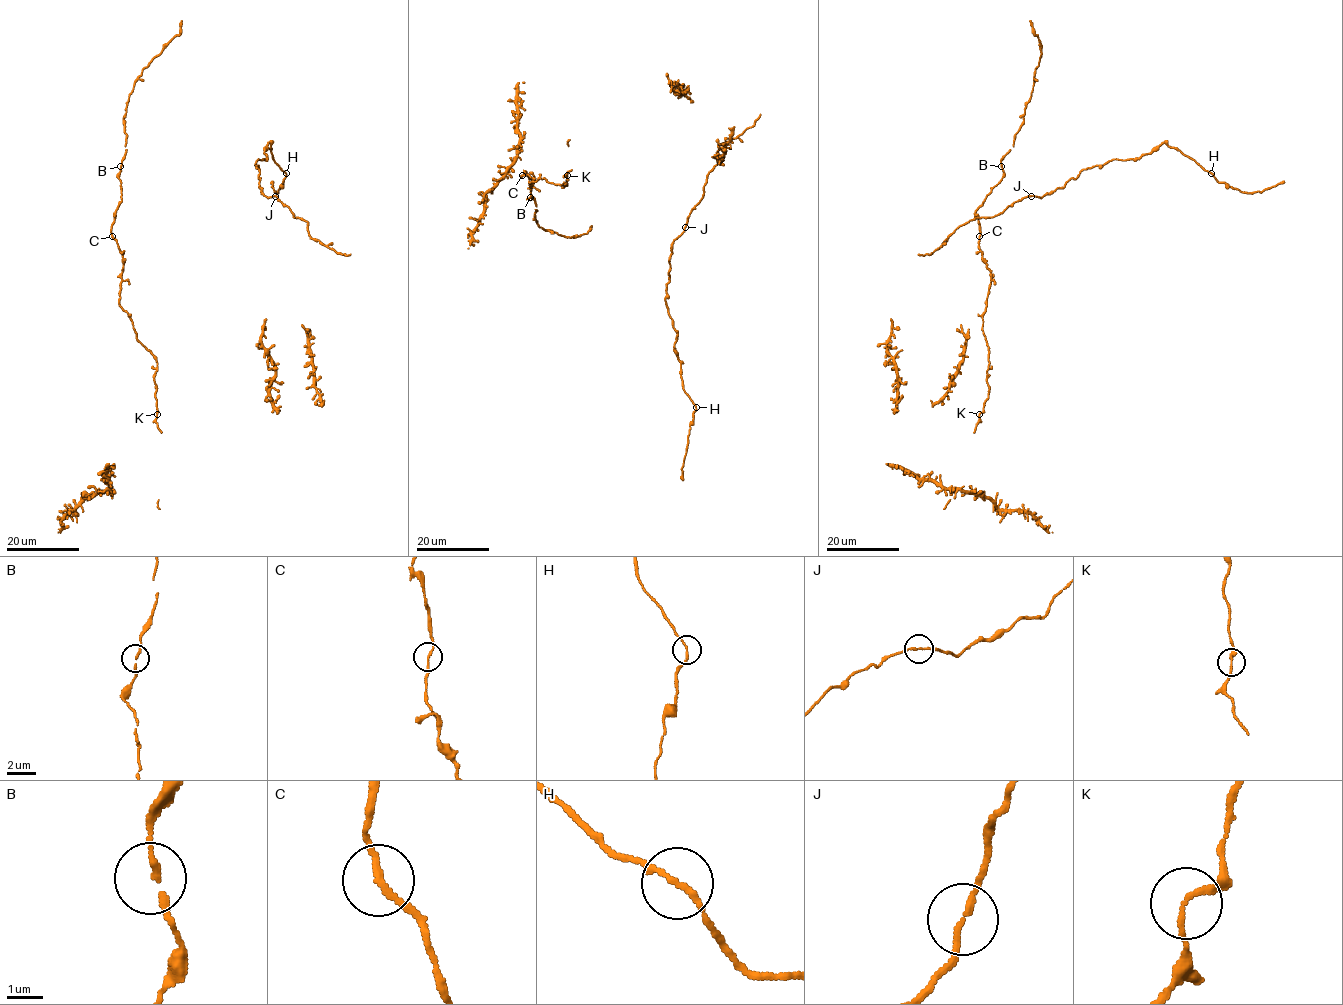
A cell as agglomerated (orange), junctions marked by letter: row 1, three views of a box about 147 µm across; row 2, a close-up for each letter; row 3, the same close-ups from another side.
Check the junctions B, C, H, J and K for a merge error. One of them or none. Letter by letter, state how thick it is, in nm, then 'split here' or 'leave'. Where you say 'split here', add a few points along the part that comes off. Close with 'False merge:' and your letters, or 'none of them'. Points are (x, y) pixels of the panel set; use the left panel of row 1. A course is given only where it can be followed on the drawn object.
B: 150 nm thick; leave
C: 150 nm thick; leave
H: 140 nm thick; leave
J: 150 nm thick; leave
K: 150 nm thick; leave
False merge: none of them

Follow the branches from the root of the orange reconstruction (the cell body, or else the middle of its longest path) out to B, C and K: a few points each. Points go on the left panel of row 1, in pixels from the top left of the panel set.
B: (115, 217), (122, 200), (118, 178), (121, 166)
C: (115, 217), (112, 236)
K: (115, 217), (111, 233), (123, 261), (119, 305), (127, 312), (137, 339), (157, 363), (153, 378), (157, 413)

